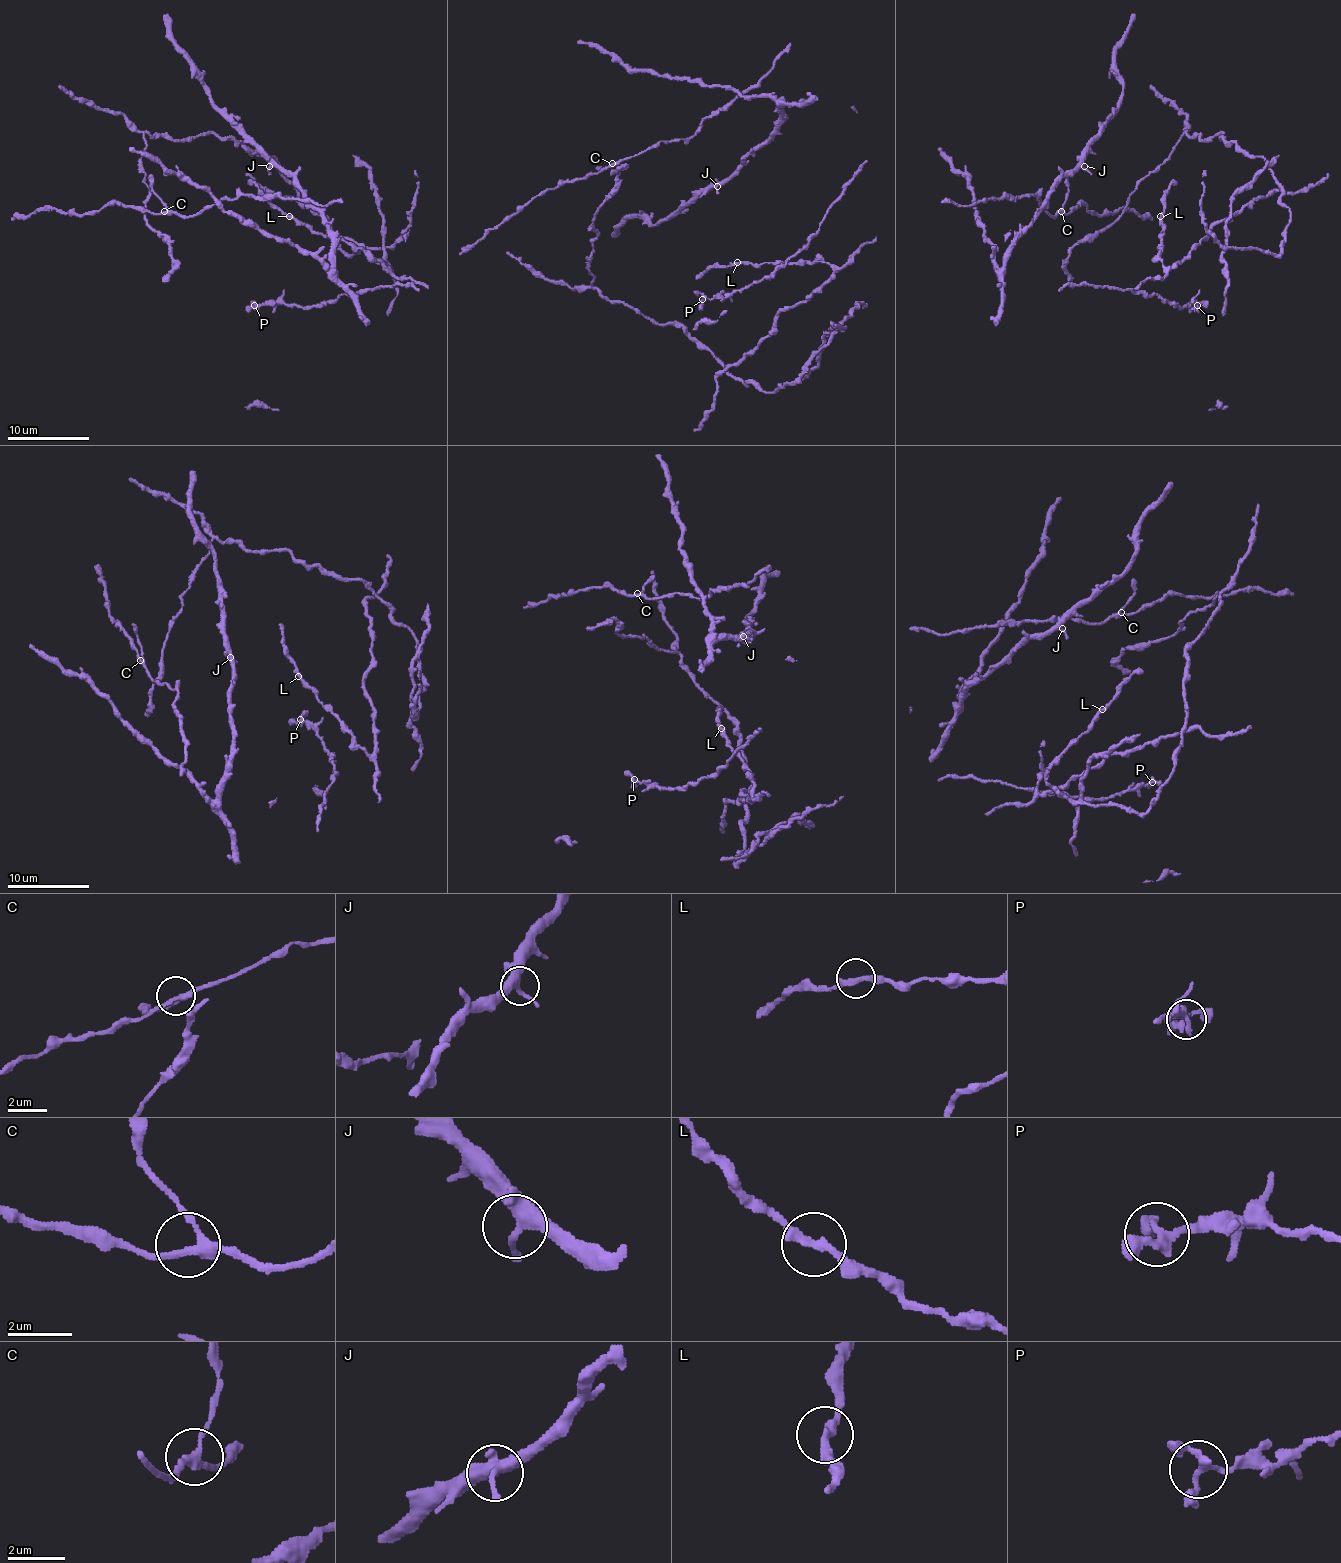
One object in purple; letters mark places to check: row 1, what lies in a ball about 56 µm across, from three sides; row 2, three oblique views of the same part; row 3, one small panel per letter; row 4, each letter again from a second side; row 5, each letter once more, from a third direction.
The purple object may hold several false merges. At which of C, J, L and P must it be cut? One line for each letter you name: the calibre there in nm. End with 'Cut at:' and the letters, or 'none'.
Cut at: none

